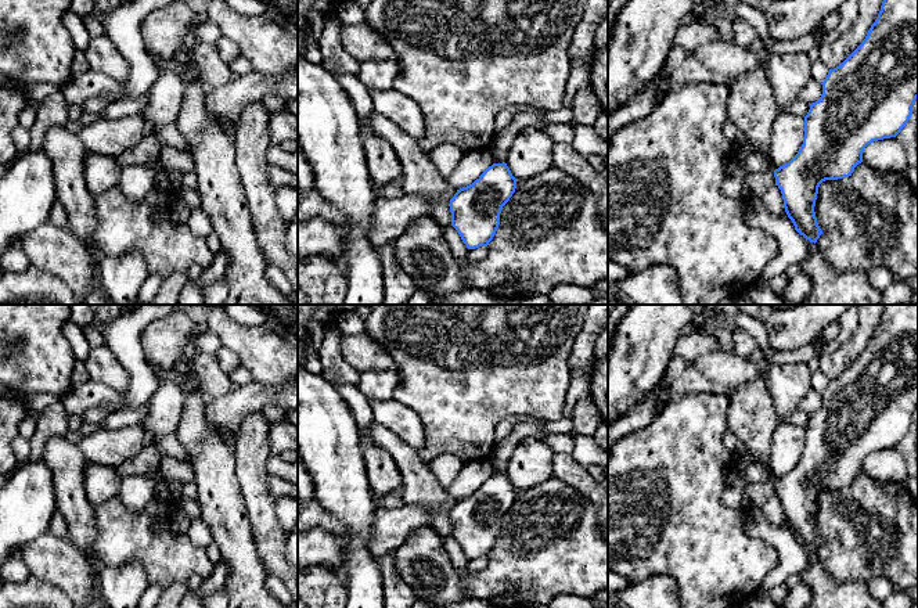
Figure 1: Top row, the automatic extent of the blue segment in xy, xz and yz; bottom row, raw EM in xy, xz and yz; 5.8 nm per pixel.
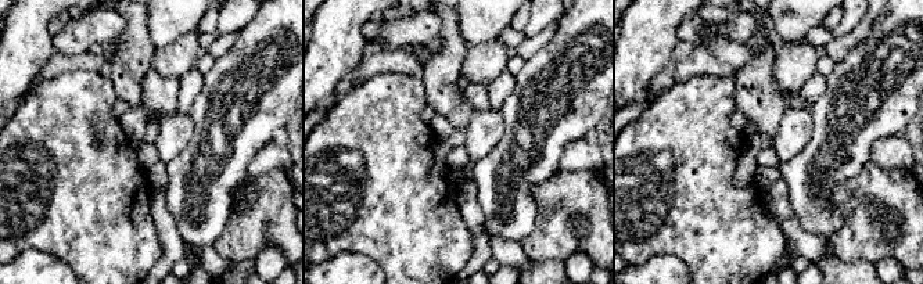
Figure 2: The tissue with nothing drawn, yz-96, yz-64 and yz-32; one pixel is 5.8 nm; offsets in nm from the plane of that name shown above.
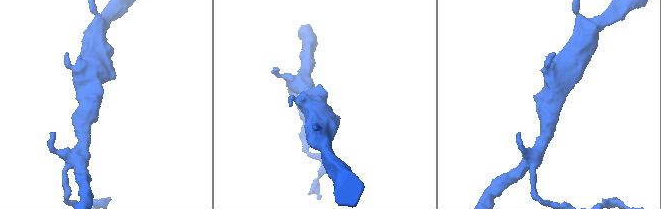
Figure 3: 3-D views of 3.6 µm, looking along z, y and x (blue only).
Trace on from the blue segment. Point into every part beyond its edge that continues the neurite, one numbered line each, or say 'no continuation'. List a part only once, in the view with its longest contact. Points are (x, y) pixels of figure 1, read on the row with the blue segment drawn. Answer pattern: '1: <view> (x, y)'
no continuation

